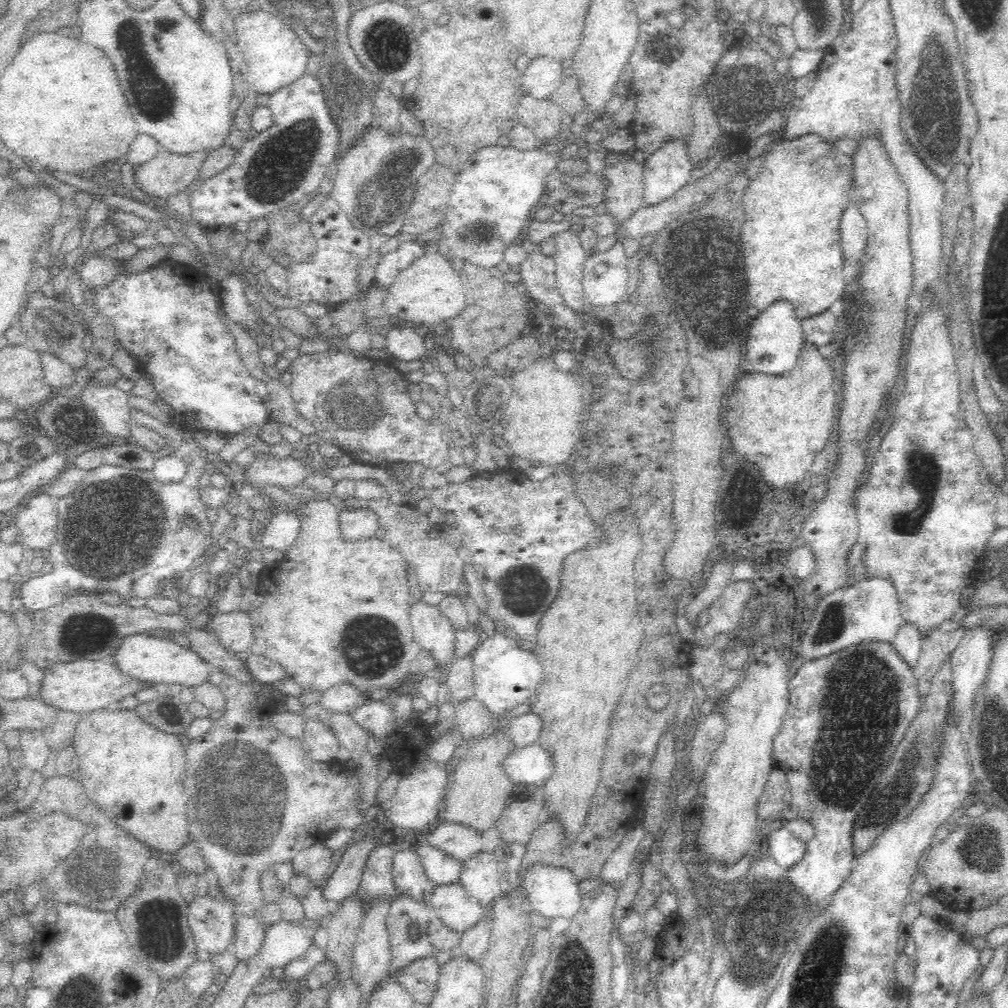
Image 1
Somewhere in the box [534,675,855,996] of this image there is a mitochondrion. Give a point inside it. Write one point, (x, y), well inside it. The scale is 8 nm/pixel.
(758, 935)

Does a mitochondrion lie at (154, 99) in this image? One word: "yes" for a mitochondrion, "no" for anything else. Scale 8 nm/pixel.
yes

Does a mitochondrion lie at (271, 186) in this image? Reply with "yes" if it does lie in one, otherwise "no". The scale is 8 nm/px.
yes

